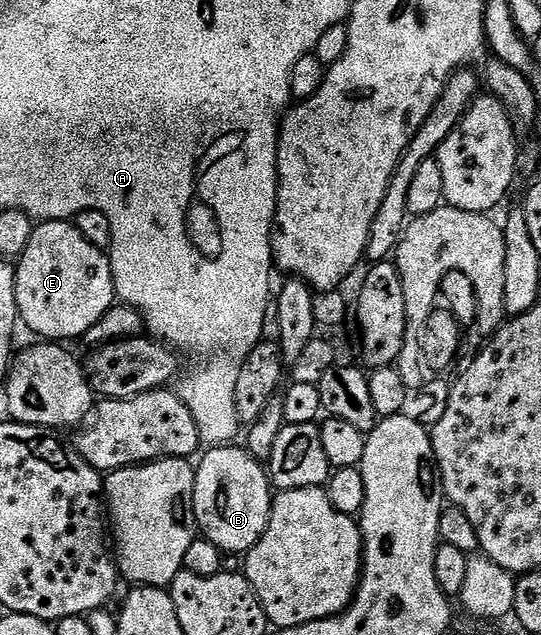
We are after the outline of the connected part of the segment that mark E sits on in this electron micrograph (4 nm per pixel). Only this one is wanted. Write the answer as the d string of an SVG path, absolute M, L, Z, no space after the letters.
M40 221L32 228L30 245L21 253L16 268L19 322L44 341L79 340L117 302L111 258L82 237L75 222Z

